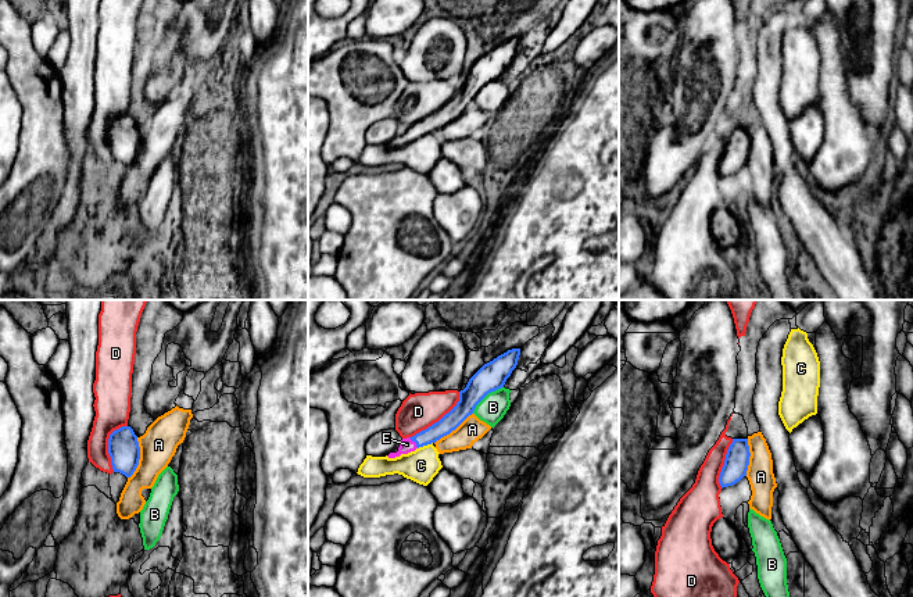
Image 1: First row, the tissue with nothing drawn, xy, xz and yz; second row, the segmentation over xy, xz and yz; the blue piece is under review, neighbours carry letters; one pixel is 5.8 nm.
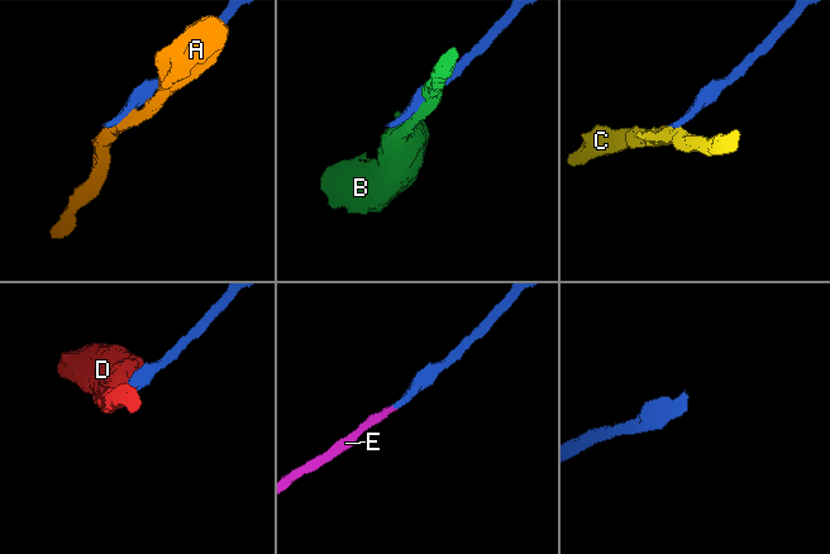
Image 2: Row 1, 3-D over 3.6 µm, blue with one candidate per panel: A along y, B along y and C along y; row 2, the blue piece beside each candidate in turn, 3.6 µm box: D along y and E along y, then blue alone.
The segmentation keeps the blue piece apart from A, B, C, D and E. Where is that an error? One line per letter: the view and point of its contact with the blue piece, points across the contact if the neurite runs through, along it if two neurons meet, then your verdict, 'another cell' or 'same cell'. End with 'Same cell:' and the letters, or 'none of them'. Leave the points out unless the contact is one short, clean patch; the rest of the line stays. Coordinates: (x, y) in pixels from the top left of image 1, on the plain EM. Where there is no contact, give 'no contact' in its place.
A: meets blue in xy at (139, 147); border along xy (138, 127), (139, 153), (128, 167); another cell
B: meets blue in xz at (486, 83); border along xz (502, 75), (491, 79), (472, 102); another cell
C: meets blue in xz at (425, 133); border along xz (432, 131), (418, 138); another cell
D: meets blue in xz at (440, 108); another cell
E: meets blue in xz at (414, 129); runs through xz (451, 110), (433, 122), (414, 129), (407, 133); same cell
Same cell: E

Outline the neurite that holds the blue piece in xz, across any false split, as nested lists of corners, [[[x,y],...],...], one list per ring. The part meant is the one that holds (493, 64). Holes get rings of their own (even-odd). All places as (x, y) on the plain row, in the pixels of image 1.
[[[512,37],[484,53],[468,71],[466,76],[459,81],[459,90],[438,111],[412,126],[402,128],[397,142],[390,142],[389,147],[408,143],[419,136],[436,132],[441,126],[455,119],[476,94],[491,81],[504,76],[506,68],[518,54],[520,37]]]

